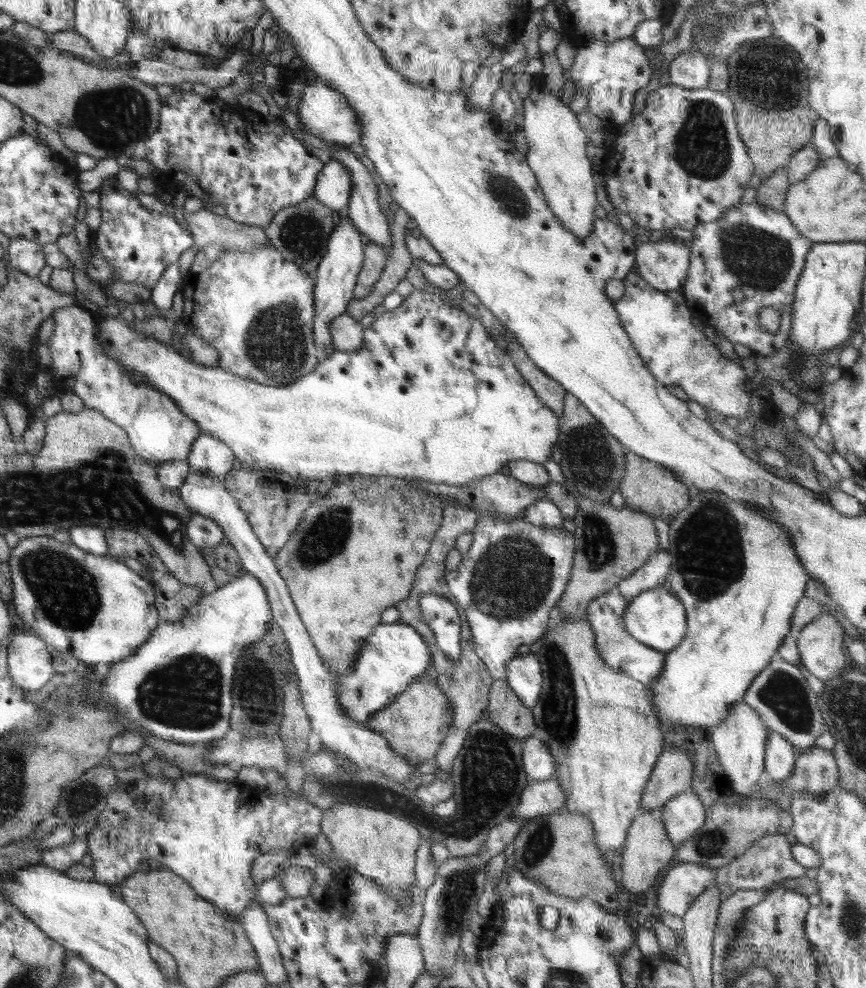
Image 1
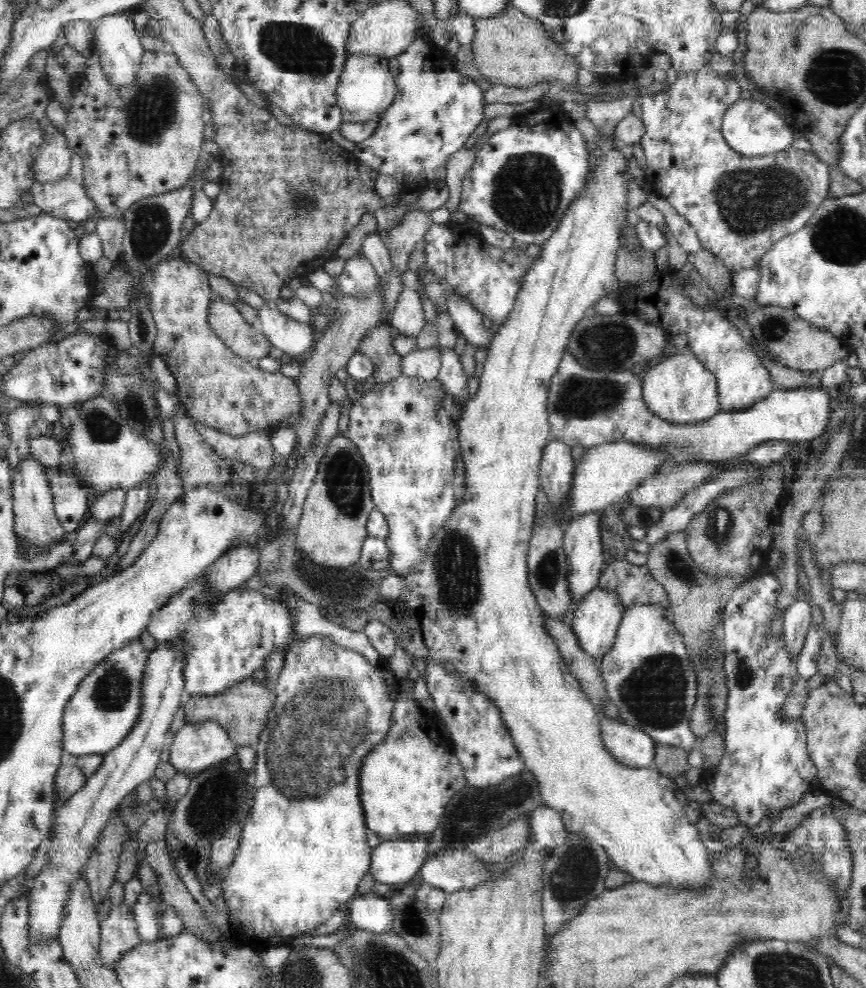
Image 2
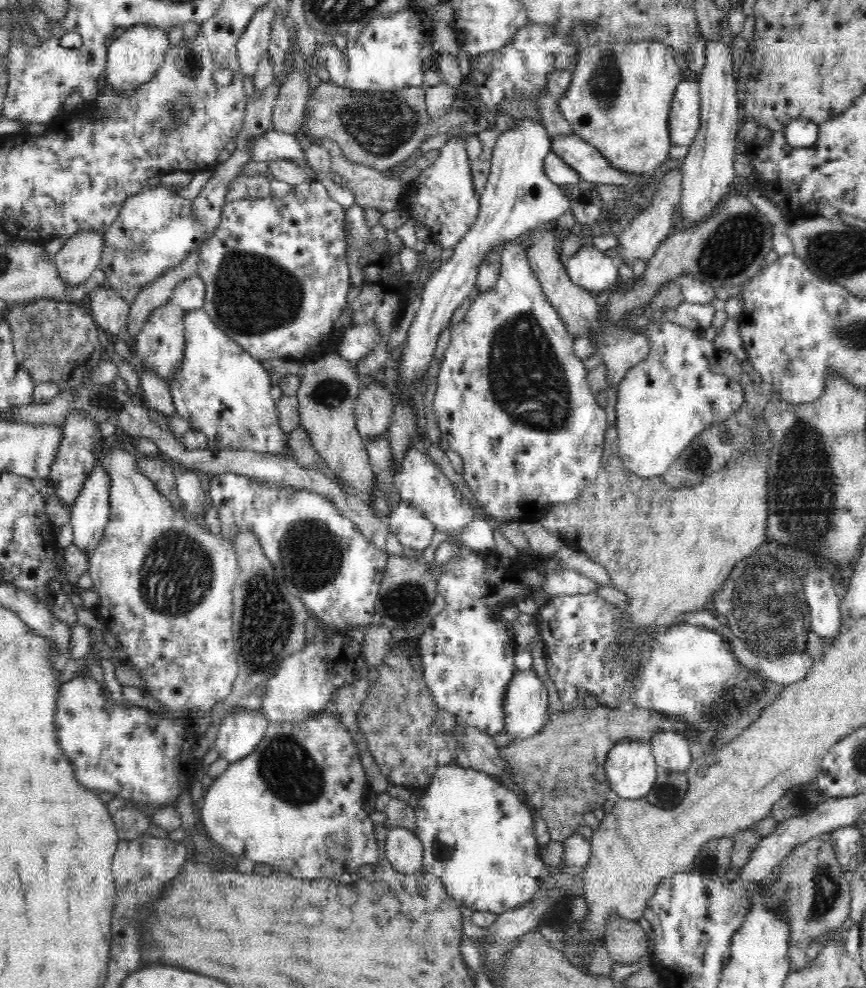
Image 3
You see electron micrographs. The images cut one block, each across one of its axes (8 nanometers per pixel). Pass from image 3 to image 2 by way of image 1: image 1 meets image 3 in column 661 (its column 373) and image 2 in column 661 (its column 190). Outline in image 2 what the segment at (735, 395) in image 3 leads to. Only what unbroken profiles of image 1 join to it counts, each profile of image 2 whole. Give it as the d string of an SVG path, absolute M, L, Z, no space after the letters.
M687 348L682 352L677 351L670 358L666 357L664 361L658 362L655 366L648 365L642 376L642 396L646 406L652 414L667 420L670 424L696 424L696 422L712 418L721 411L716 376L708 371Z

